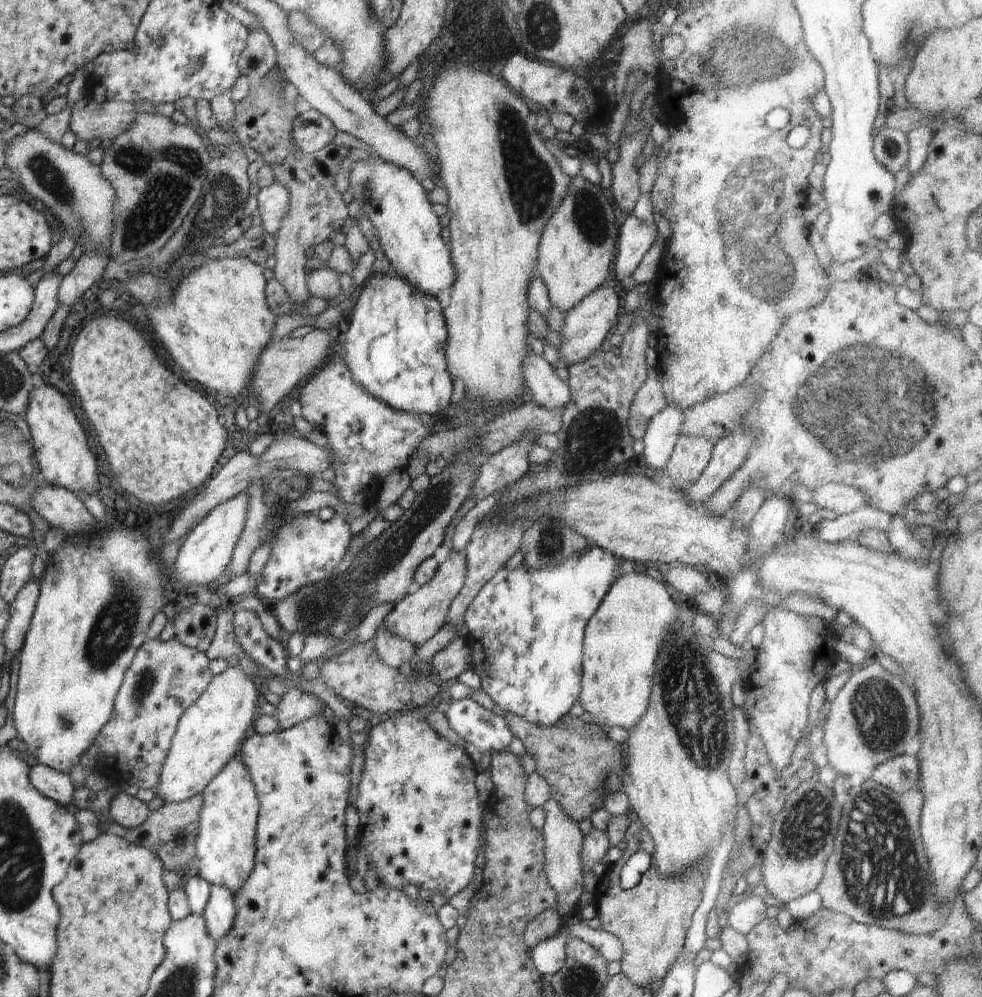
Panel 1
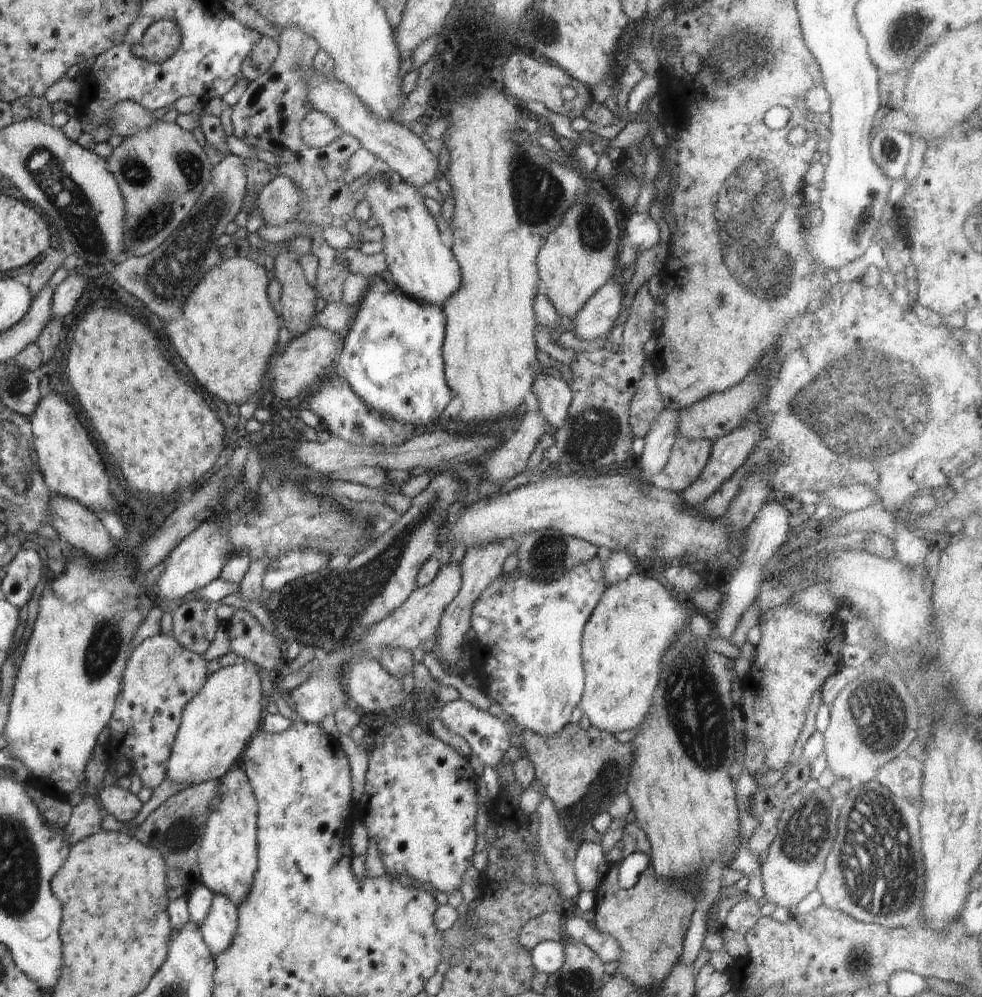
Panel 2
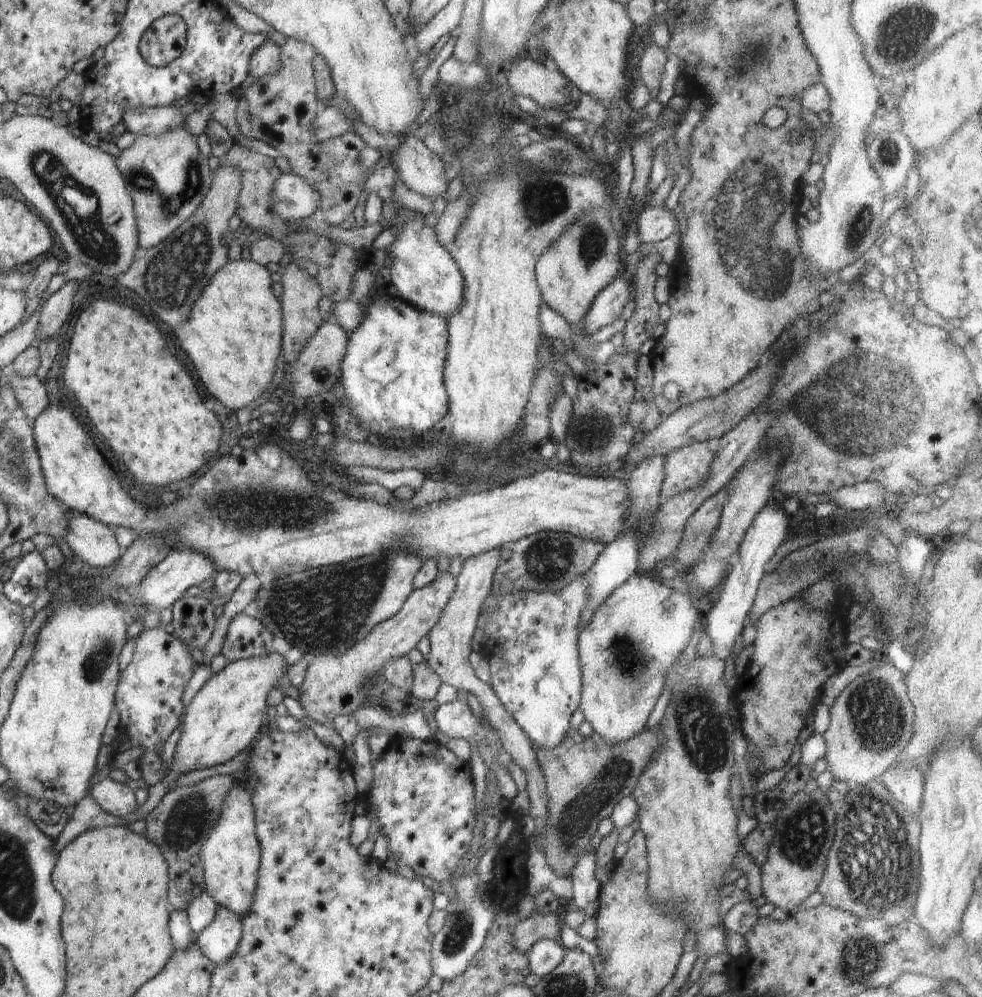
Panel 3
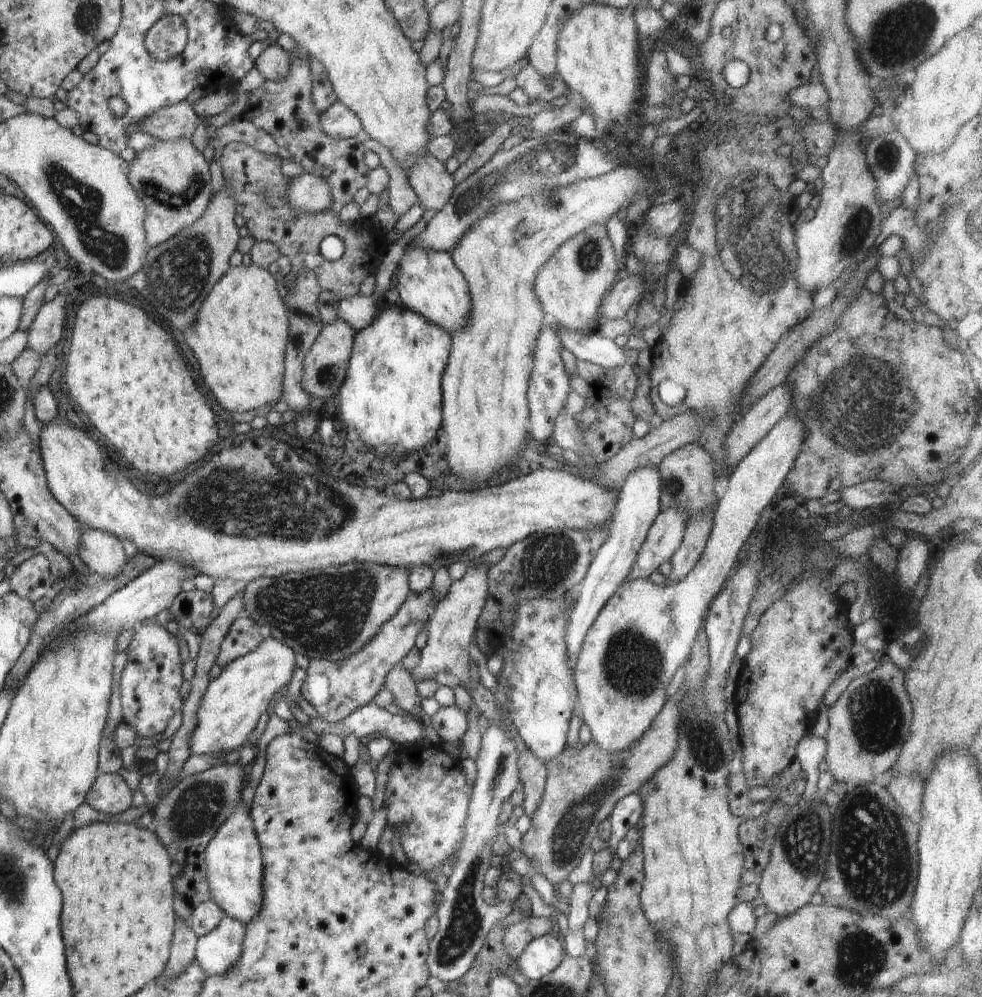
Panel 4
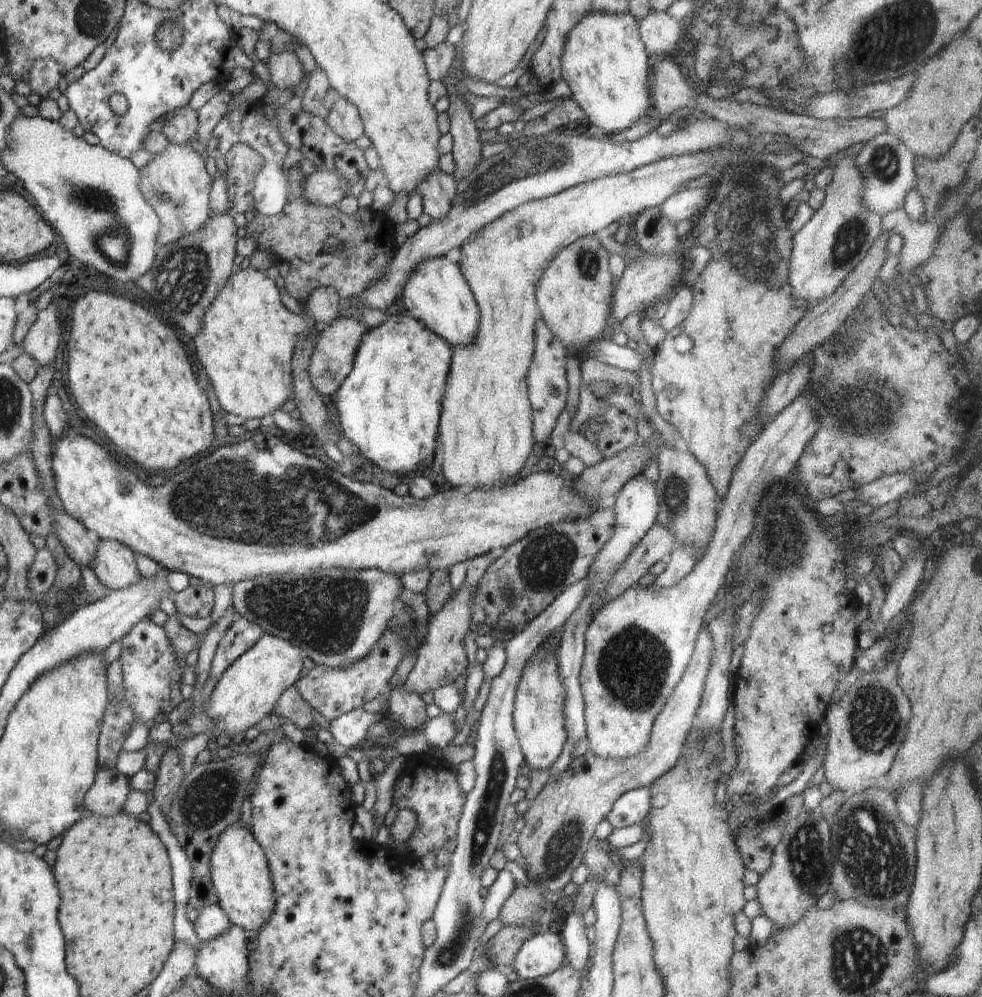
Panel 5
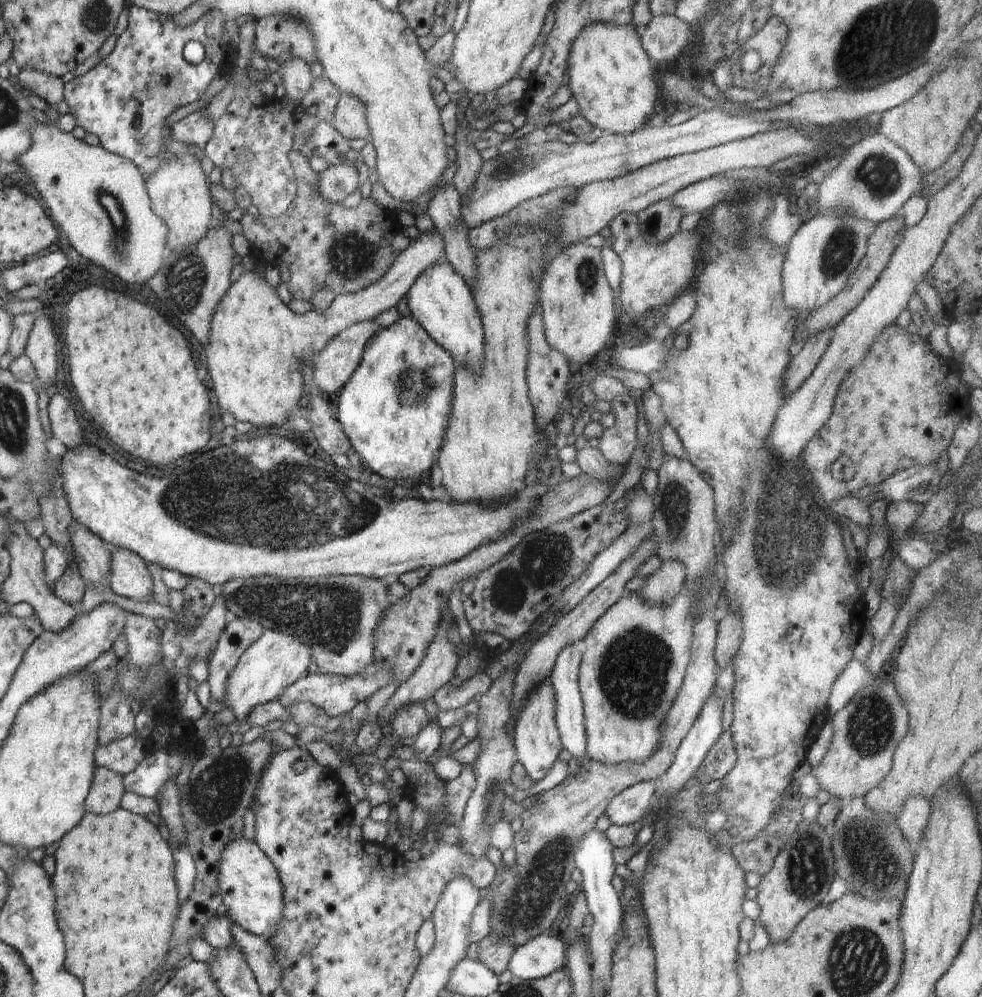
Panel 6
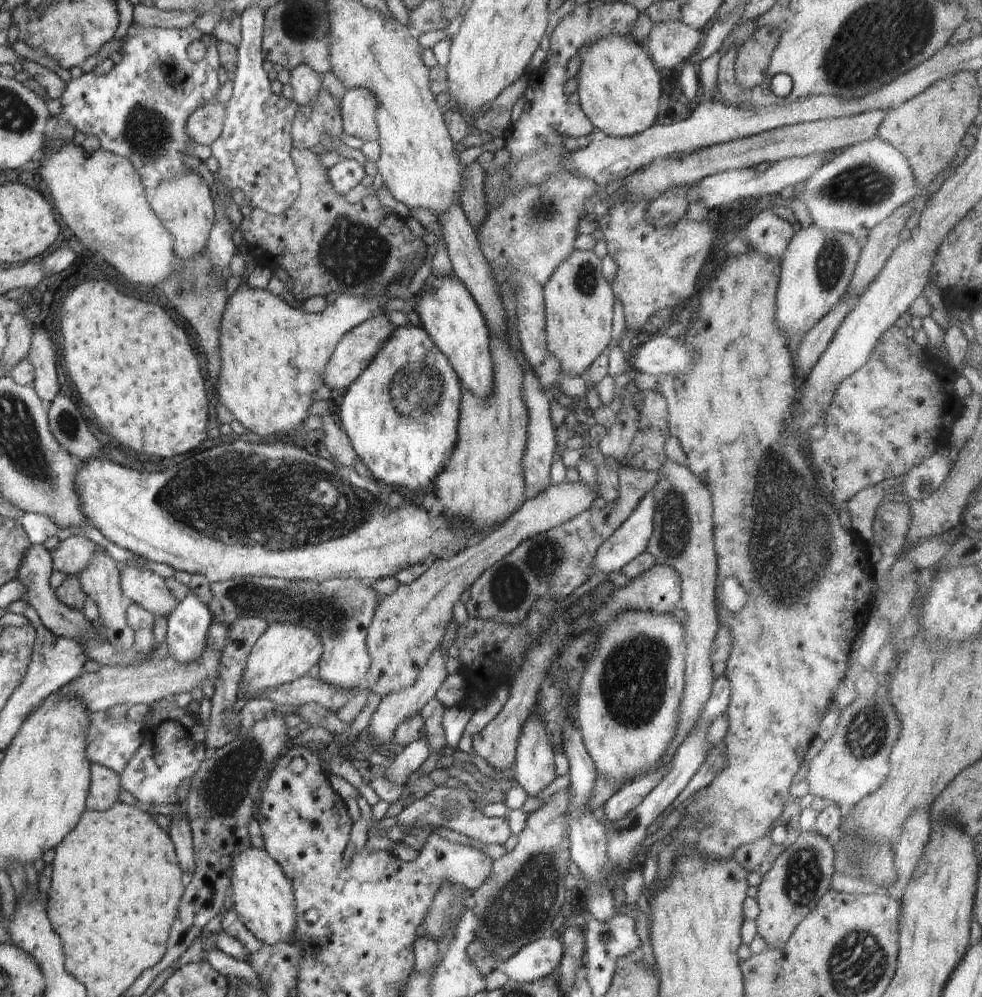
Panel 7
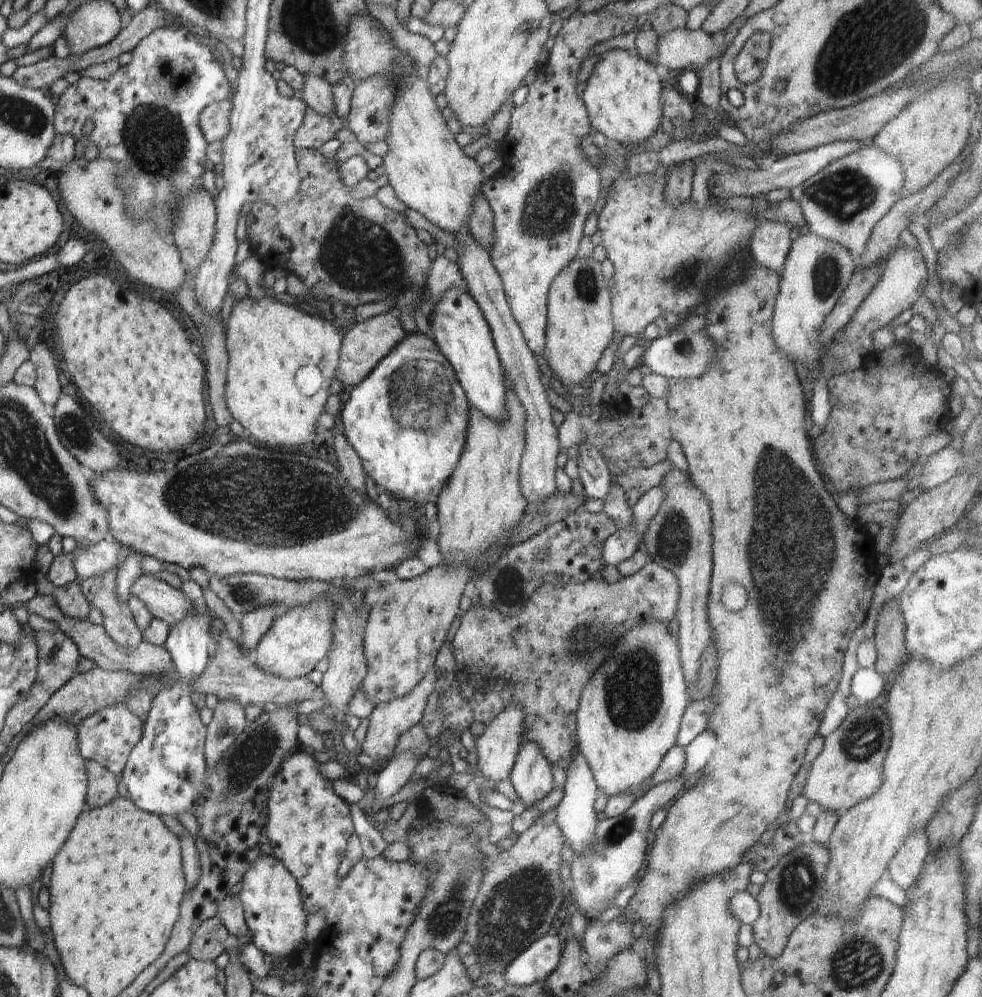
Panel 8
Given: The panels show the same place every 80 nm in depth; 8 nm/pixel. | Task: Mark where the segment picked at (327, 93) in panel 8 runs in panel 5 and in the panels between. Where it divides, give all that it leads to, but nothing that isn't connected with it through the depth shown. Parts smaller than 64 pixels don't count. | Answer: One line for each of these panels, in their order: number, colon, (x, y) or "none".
5: (286, 71)
6: (296, 78)
7: (306, 83)

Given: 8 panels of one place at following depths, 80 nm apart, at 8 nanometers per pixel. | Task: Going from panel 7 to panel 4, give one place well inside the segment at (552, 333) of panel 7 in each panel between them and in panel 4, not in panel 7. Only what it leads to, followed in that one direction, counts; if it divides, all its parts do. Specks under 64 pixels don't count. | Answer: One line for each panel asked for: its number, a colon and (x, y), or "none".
4: (571, 285)
5: (574, 294)
6: (575, 299)

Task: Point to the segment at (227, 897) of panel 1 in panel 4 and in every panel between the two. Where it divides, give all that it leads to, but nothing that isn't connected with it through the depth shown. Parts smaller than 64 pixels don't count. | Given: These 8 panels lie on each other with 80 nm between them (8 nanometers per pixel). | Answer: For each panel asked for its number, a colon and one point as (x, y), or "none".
2: (218, 929)
3: (218, 940)
4: (217, 951)

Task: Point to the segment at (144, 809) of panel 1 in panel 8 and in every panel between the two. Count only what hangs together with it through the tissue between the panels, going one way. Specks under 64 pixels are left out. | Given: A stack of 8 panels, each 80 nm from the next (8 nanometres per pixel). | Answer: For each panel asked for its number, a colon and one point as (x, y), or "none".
2: (122, 804)
3: (116, 799)
4: (110, 795)
5: (108, 794)
6: (104, 797)
7: (105, 785)
8: (101, 782)

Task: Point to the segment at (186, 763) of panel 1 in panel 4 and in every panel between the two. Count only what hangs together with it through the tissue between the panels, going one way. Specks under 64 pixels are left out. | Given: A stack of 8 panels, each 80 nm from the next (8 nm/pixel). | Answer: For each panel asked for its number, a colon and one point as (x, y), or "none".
2: (216, 725)
3: (227, 714)
4: (230, 709)

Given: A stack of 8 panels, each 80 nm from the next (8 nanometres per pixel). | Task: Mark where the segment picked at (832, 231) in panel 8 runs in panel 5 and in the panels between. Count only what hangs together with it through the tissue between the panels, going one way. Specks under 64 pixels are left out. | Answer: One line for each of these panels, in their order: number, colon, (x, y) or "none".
5: (887, 167)
6: (876, 177)
7: (856, 189)

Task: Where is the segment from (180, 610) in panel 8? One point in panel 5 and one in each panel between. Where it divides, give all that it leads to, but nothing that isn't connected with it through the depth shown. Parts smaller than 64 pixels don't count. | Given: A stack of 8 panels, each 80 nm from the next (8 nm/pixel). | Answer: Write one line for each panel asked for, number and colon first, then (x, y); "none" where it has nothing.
5: (113, 563)
6: (130, 578)
7: (140, 586)

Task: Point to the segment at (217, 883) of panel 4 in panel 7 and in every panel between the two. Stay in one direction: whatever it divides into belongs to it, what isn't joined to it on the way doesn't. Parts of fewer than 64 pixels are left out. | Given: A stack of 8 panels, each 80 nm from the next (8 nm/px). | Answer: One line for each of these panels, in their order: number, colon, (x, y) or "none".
5: (239, 870)
6: (249, 885)
7: (263, 899)

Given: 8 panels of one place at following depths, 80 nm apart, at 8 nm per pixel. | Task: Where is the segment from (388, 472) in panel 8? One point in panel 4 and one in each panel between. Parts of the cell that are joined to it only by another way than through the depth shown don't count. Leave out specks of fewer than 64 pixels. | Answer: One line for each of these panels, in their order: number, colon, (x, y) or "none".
4: (391, 398)
5: (389, 406)
6: (393, 409)
7: (401, 414)

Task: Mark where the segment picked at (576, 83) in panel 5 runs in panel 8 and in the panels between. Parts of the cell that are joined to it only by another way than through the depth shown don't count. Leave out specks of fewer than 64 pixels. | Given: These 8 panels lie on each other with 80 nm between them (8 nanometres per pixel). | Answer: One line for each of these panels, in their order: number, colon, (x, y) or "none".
6: (610, 75)
7: (619, 87)
8: (622, 97)

